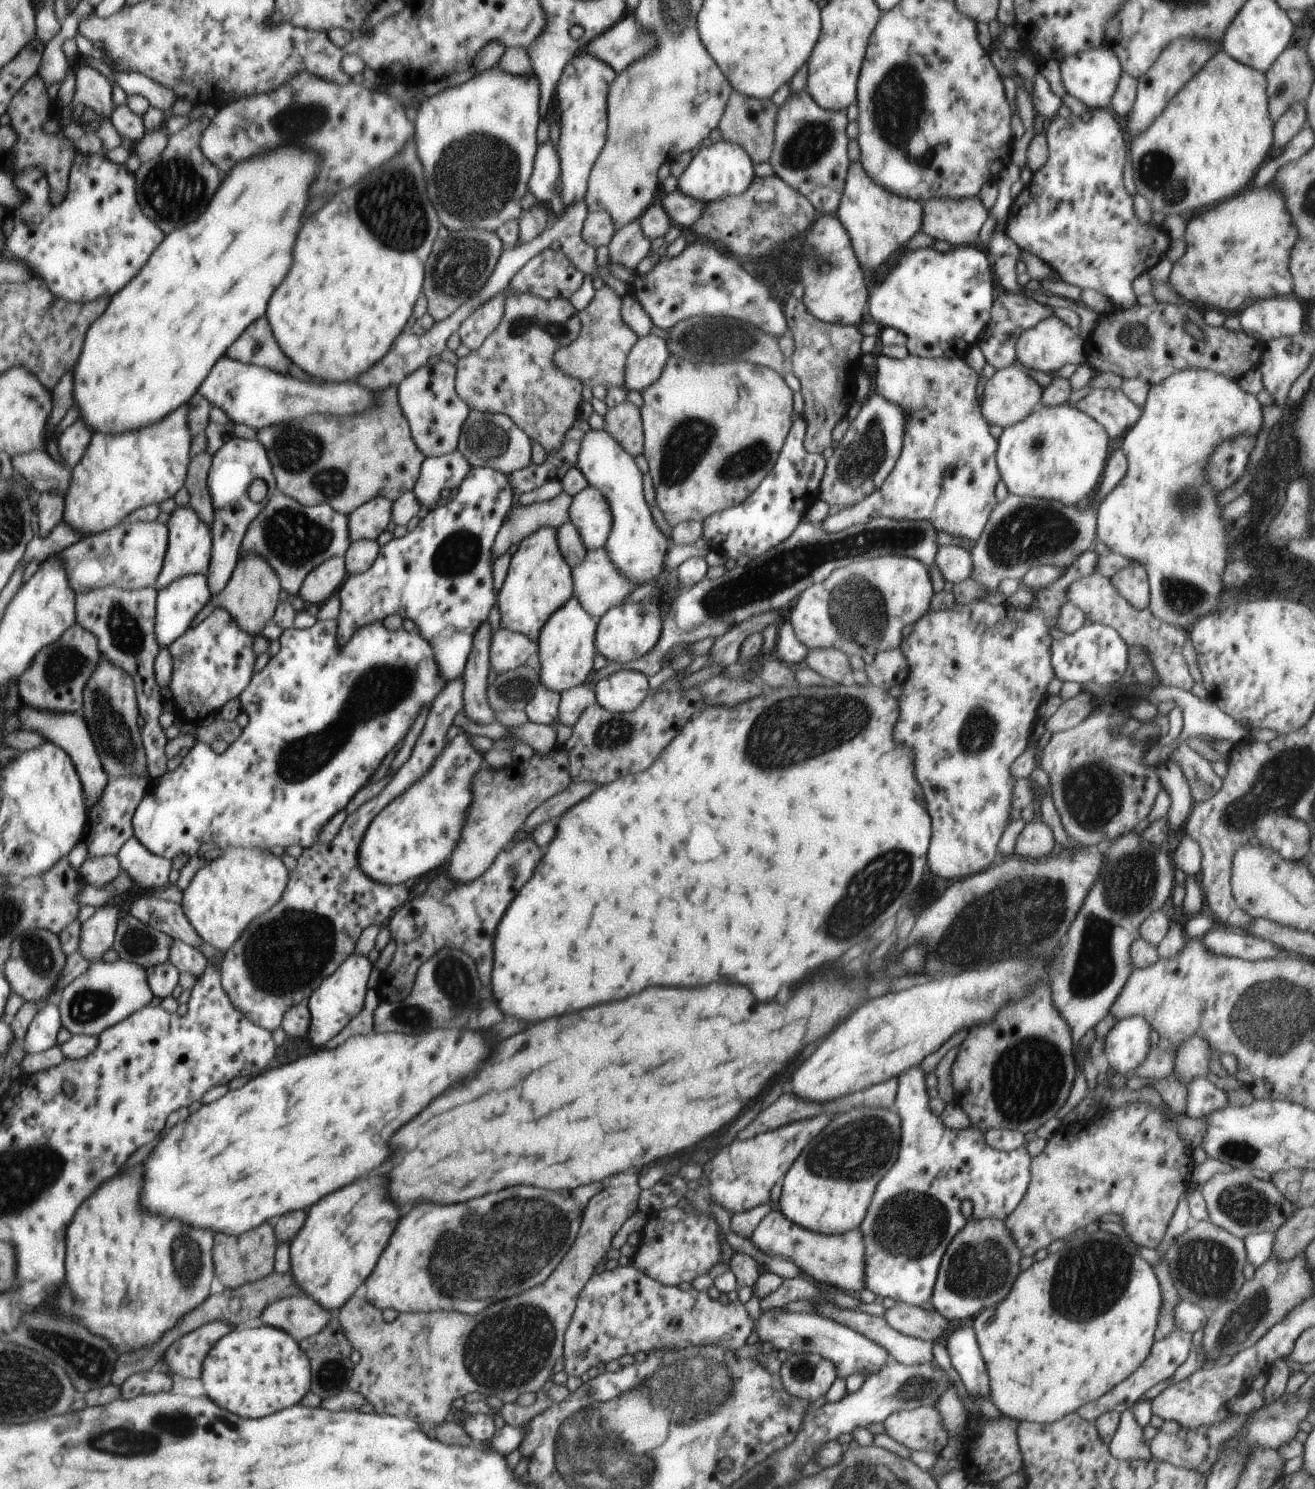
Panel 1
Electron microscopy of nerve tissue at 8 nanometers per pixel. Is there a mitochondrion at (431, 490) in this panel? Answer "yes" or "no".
no

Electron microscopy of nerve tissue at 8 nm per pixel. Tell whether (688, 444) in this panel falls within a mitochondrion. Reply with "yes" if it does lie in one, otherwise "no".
yes

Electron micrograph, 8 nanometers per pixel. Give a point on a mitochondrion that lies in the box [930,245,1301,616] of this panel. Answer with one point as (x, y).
(1024, 534)

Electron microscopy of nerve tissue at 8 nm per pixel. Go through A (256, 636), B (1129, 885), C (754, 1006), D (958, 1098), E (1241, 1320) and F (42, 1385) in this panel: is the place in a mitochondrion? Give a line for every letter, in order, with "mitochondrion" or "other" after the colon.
A: other
B: mitochondrion
C: other
D: other
E: mitochondrion
F: mitochondrion

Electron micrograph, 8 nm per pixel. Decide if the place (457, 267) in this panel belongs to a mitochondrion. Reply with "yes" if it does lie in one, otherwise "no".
yes

